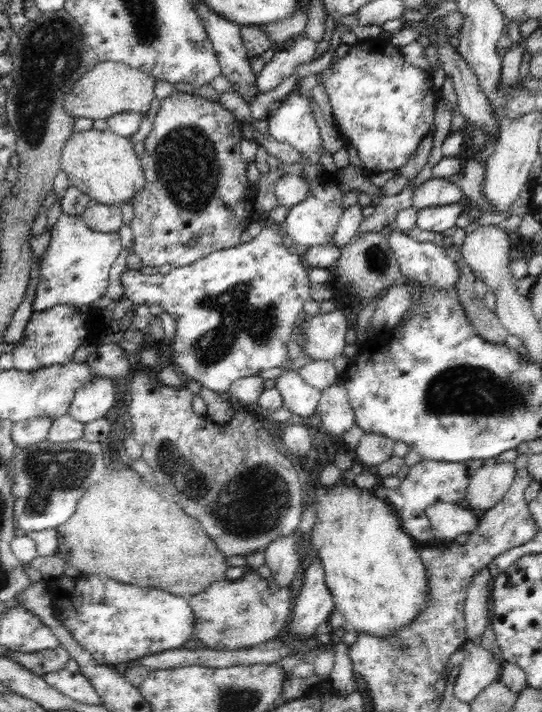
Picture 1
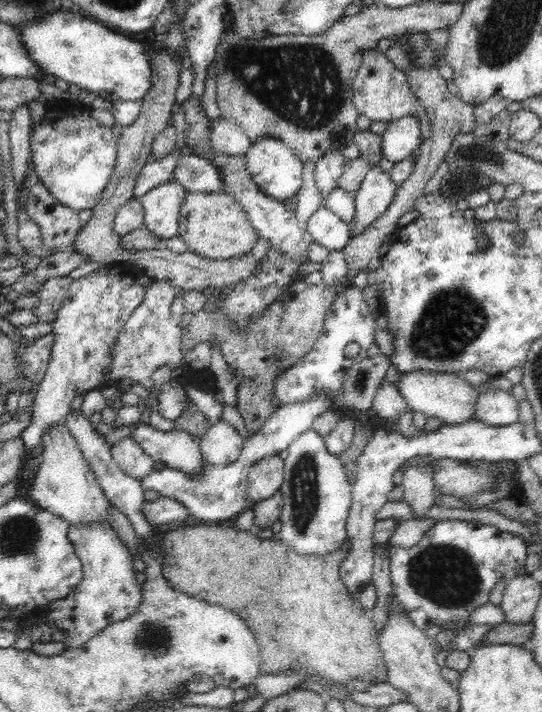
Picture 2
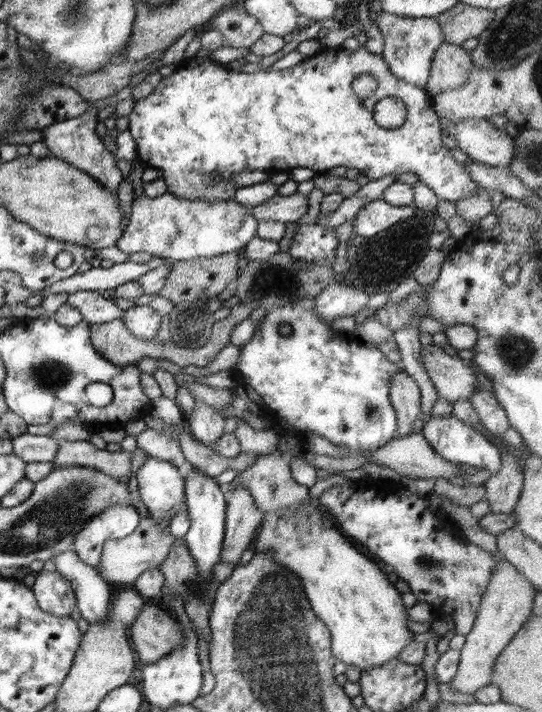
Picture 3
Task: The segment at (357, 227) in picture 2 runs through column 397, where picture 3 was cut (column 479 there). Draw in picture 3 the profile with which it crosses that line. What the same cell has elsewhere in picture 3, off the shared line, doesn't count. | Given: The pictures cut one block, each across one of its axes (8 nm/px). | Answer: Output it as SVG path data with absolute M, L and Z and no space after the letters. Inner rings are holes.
M362 45L354 52L346 51L342 46L340 47L321 47L317 54L313 57L306 58L302 63L294 66L294 68L286 68L286 70L272 70L271 72L260 71L252 72L252 74L244 74L239 72L233 72L228 66L222 66L214 62L211 58L198 58L185 59L182 64L179 65L179 70L176 70L174 74L164 78L157 85L156 89L149 96L135 100L134 108L132 108L130 114L128 114L128 132L132 134L136 143L137 159L142 162L145 167L158 168L162 170L163 179L165 180L168 193L186 199L232 199L234 200L234 191L236 186L226 178L226 175L232 175L234 173L242 172L242 170L264 170L267 173L273 173L277 171L290 171L293 168L310 168L310 170L316 173L328 172L336 166L346 166L347 168L356 168L360 173L367 176L369 180L378 180L387 174L404 174L410 172L418 175L418 180L424 182L426 186L430 187L439 200L450 200L450 202L458 202L460 198L466 198L468 194L472 194L474 190L481 188L472 177L470 173L466 171L466 167L462 163L456 162L450 153L451 147L446 145L448 143L448 134L443 136L444 128L440 126L440 118L438 117L431 98L428 92L422 87L414 86L403 82L400 78L394 77L394 74L388 69L386 62L381 56L370 53L366 46ZM367 74L372 76L378 85L372 96L361 99L360 97L352 94L352 82L358 76ZM382 98L400 98L404 102L407 110L406 120L402 123L402 126L395 128L394 130L388 130L382 128L376 124L373 117L374 106L378 100Z

